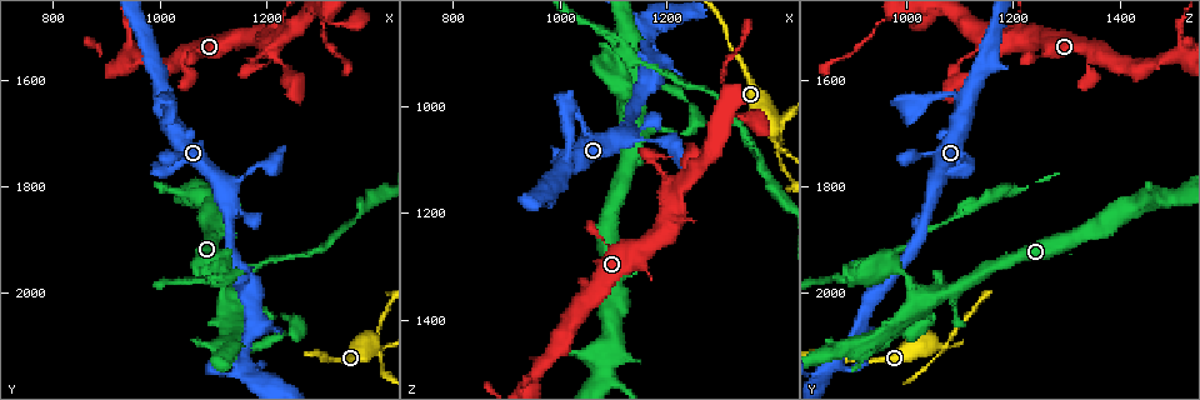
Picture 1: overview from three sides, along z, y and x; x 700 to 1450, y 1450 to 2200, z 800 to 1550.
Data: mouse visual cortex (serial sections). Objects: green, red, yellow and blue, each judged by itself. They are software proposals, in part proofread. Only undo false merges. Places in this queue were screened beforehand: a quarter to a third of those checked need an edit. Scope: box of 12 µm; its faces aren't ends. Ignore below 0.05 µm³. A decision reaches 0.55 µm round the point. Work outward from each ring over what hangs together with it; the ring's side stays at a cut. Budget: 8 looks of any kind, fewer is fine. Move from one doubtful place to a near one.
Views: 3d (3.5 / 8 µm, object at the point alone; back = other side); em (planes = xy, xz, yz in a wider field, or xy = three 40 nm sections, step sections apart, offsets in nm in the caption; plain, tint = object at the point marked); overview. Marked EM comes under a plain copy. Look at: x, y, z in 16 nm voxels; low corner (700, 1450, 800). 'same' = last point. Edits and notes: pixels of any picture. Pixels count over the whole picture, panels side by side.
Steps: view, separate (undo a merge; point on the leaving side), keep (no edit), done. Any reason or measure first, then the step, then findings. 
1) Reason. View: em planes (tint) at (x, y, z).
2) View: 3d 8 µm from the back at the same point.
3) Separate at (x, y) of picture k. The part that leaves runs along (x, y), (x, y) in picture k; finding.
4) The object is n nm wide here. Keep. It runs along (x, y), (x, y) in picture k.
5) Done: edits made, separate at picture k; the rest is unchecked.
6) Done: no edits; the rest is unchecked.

Four-way junction. View: 3d 3.5 µm at (1400, 2100, 1065).

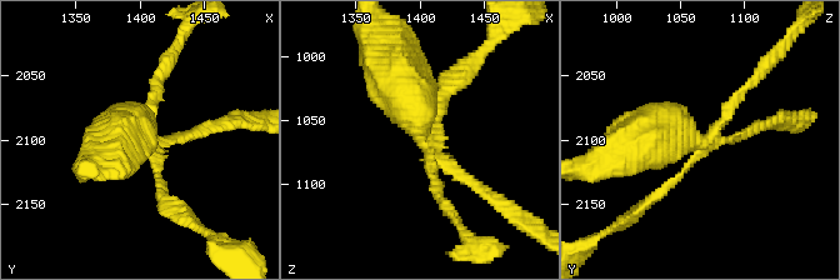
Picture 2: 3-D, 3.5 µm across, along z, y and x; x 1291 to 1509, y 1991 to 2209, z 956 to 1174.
4 arms meet here; the arms are 150, 150, 150, 600 nm wide. View: em planes (tint) at (1402, 2100, 1068).

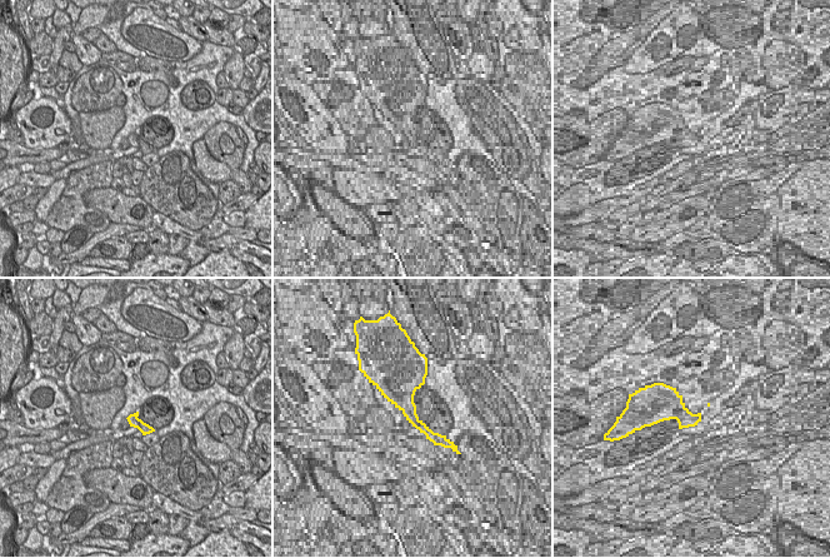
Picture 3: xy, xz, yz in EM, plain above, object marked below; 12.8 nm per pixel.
Cut it another way. View: em xy step 2 (tint) at the same point.

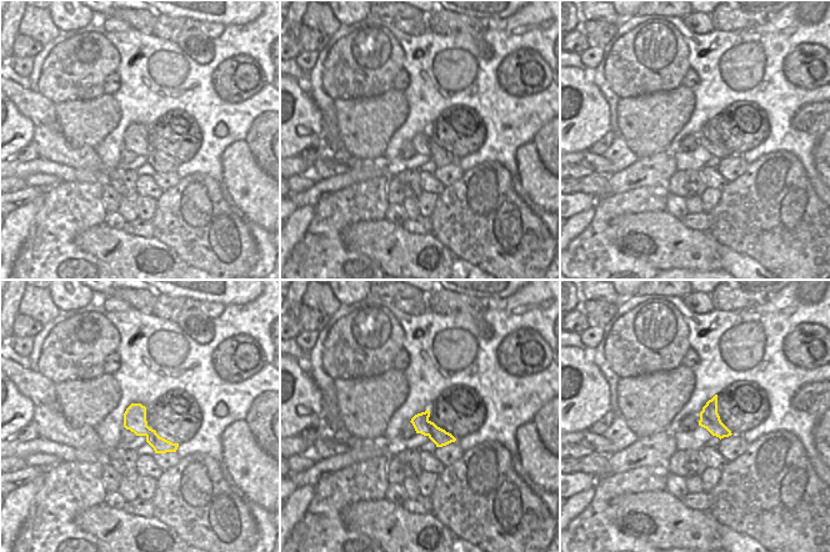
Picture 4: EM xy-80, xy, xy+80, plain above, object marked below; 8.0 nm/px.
Separate at (153, 94) of picture 2. Two cells meet here.

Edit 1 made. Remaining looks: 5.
View: 3d 3.5 µm at (1125, 1965, 925).

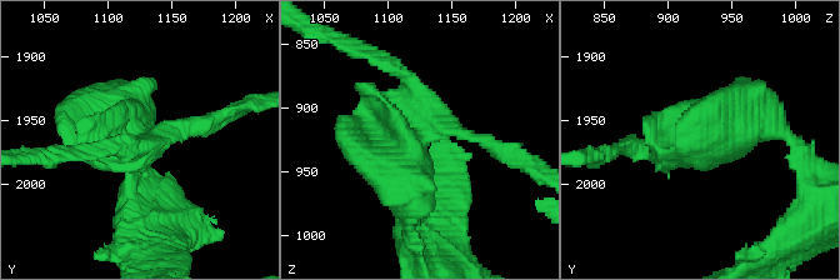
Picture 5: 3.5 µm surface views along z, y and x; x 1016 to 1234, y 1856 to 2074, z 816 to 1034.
Now the EM. View: em xy step 1 (tint) at (1126, 1964, 920).

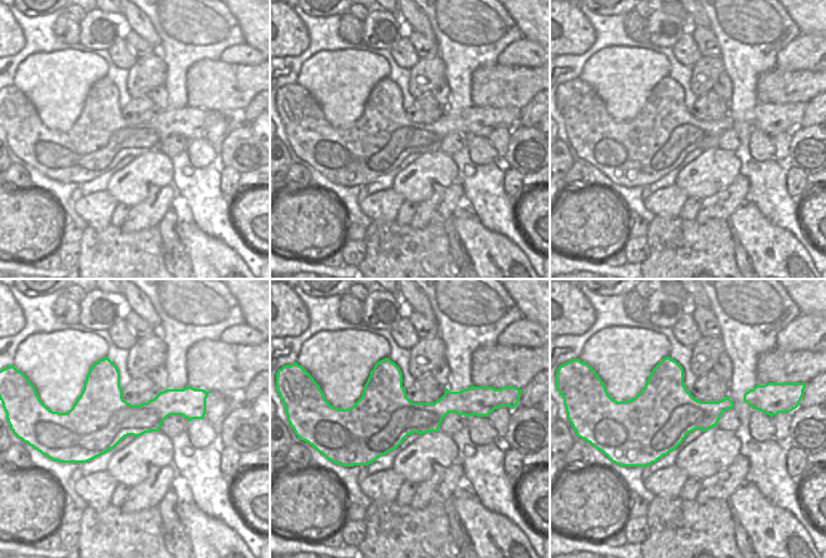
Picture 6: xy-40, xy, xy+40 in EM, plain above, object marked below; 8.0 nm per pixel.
The object is 500 nm wide here. Separate at (201, 120) of picture 5. The part that leaves runs along (135, 139), (208, 124), (239, 108) in picture 5; two cells meet here.

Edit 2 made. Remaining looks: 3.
A narrow waist. View: 3d 3.5 µm at (1155, 1850, 1040).

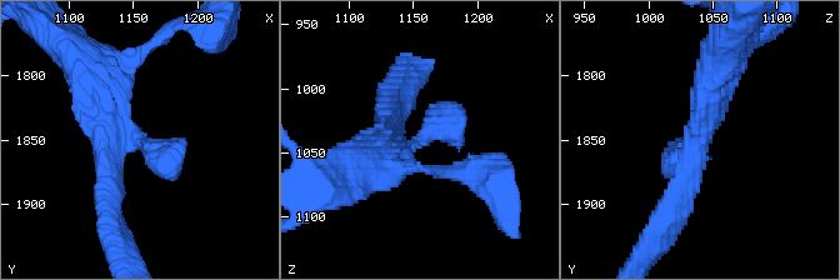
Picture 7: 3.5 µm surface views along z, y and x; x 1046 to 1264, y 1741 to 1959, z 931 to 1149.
Now the EM. View: em xy step 3 (tint) at (1154, 1848, 1040).

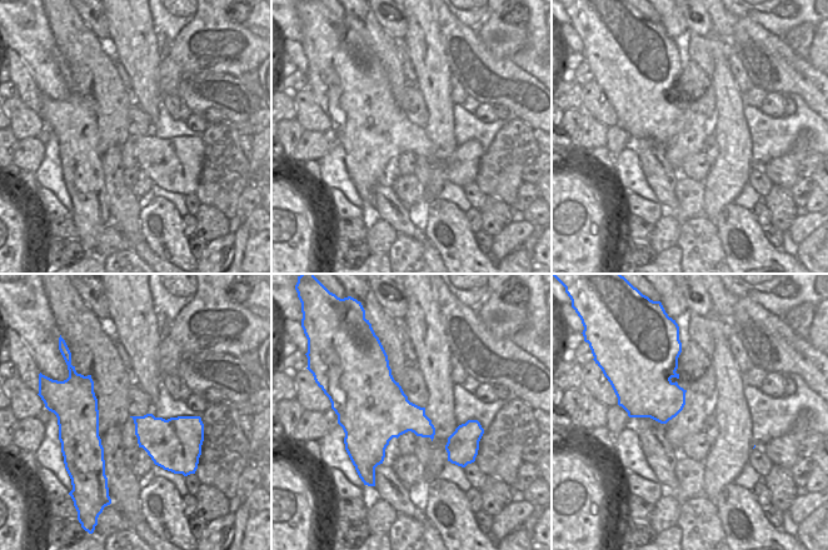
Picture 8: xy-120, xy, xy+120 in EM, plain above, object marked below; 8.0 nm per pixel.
Keep. It runs along (96, 79), (104, 121), (178, 159) in picture 7; continuous, no second cell.

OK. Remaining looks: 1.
Done: edits made, separate at picture 2, separate at picture 5; the rest is unchecked.

